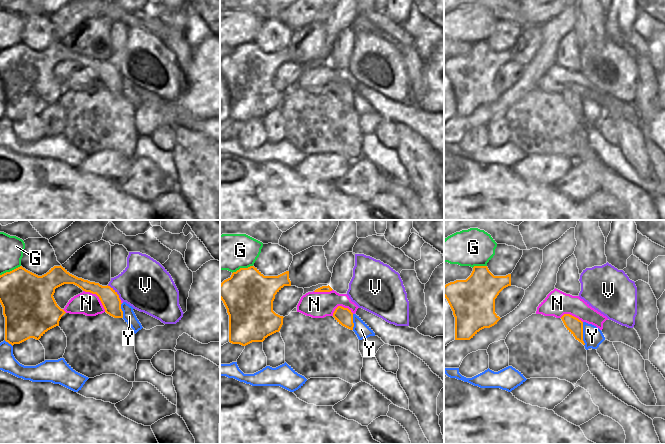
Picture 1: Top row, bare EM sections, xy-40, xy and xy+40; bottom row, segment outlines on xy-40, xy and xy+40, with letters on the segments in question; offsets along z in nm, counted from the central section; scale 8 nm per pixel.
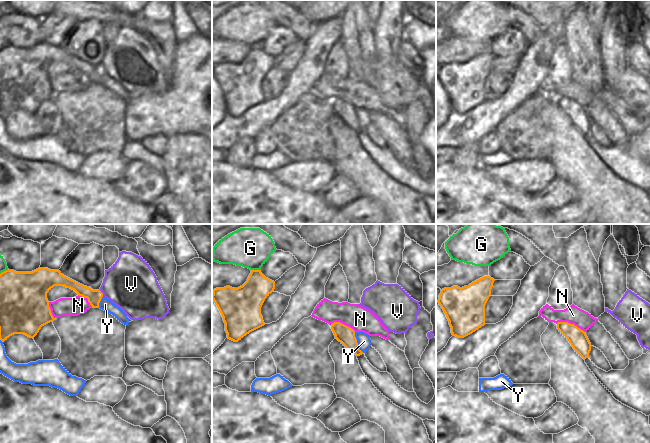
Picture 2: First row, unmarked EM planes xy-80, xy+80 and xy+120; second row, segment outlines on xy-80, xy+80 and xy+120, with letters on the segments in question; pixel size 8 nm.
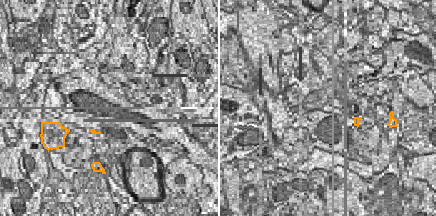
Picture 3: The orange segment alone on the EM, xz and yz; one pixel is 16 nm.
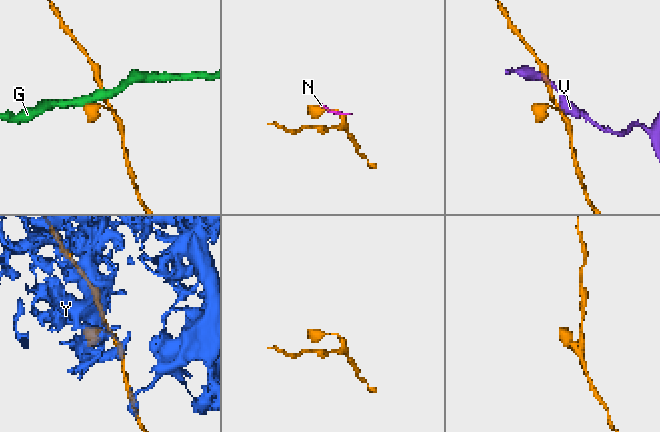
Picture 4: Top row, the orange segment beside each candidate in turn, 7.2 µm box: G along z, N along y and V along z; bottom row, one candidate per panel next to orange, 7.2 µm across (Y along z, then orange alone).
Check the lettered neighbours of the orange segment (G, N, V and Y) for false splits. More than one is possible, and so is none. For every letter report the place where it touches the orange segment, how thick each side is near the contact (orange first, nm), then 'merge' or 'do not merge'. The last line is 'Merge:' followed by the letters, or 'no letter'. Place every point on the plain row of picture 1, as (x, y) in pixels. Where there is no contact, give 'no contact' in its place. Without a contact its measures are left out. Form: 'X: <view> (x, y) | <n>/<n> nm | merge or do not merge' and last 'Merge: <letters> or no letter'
G: xy (242, 44) | 400/300 nm | do not merge
N: xy-40 (98, 72) | 150/180 nm | do not merge
V: xy-40 (114, 67) | 150/400 nm | do not merge
Y: xy+40 (582, 110) | 120/160 nm | do not merge
Merge: no letter

